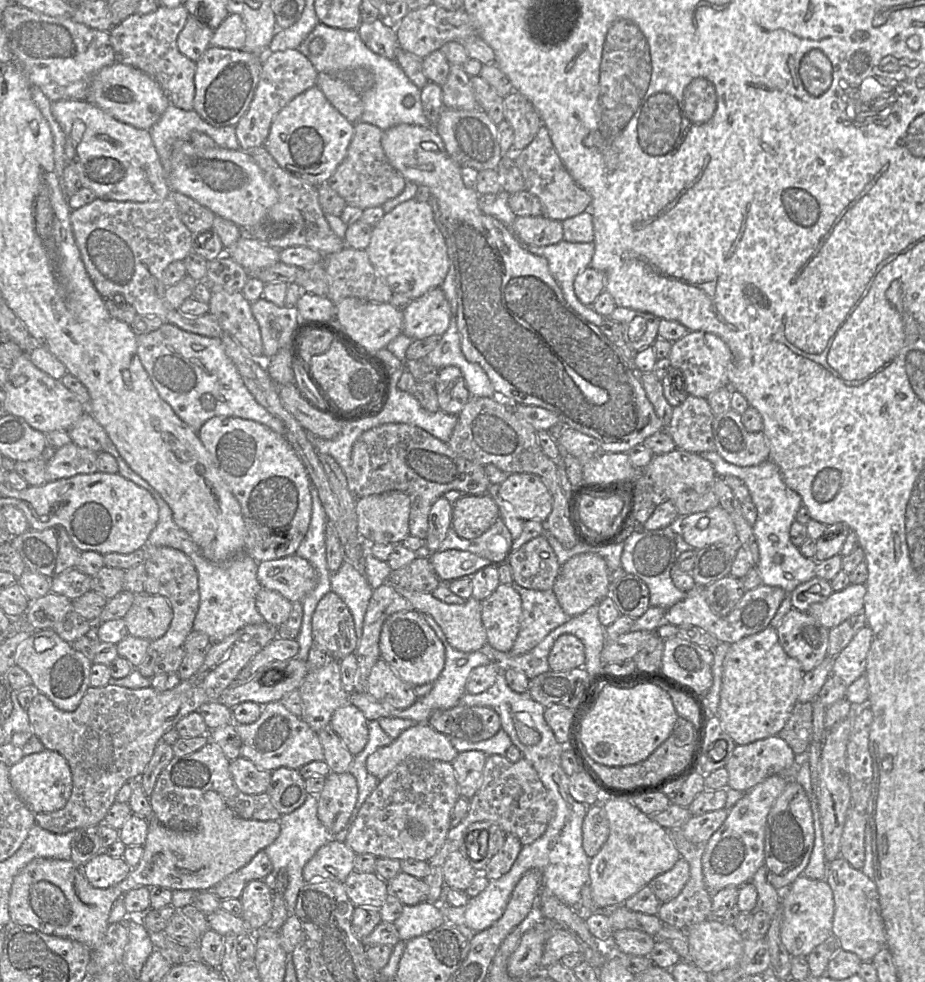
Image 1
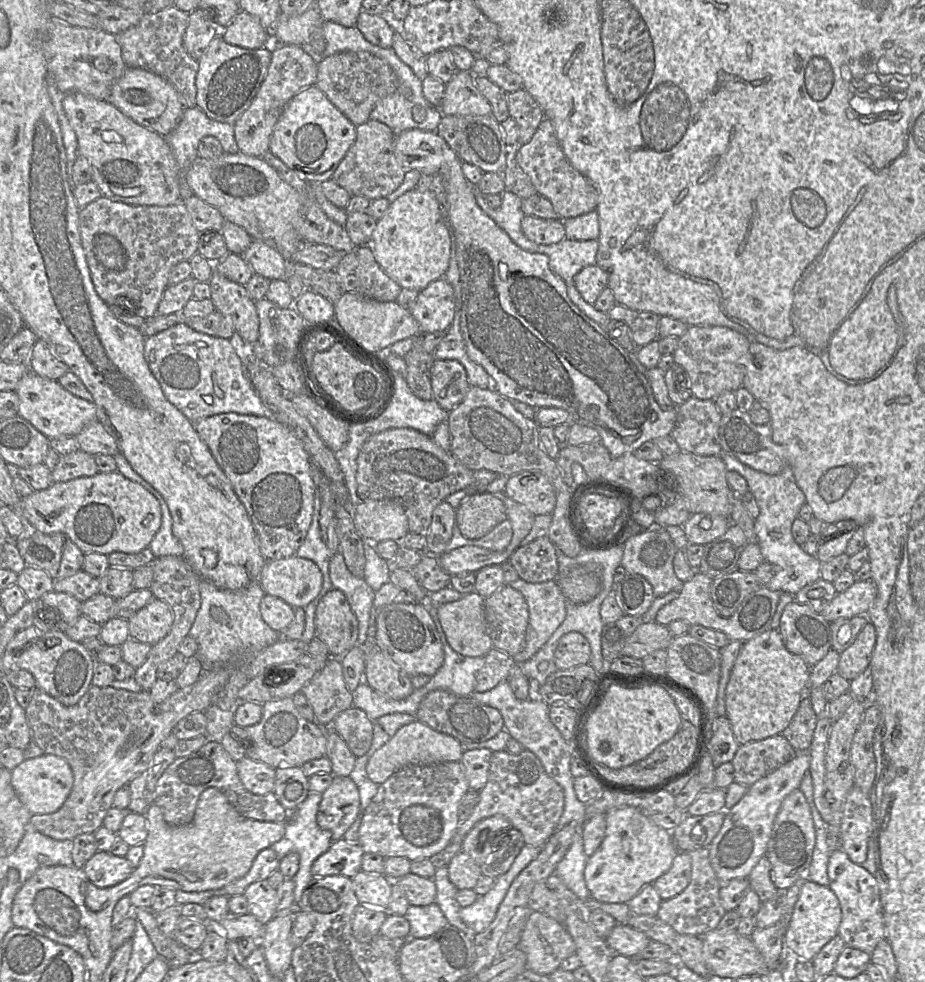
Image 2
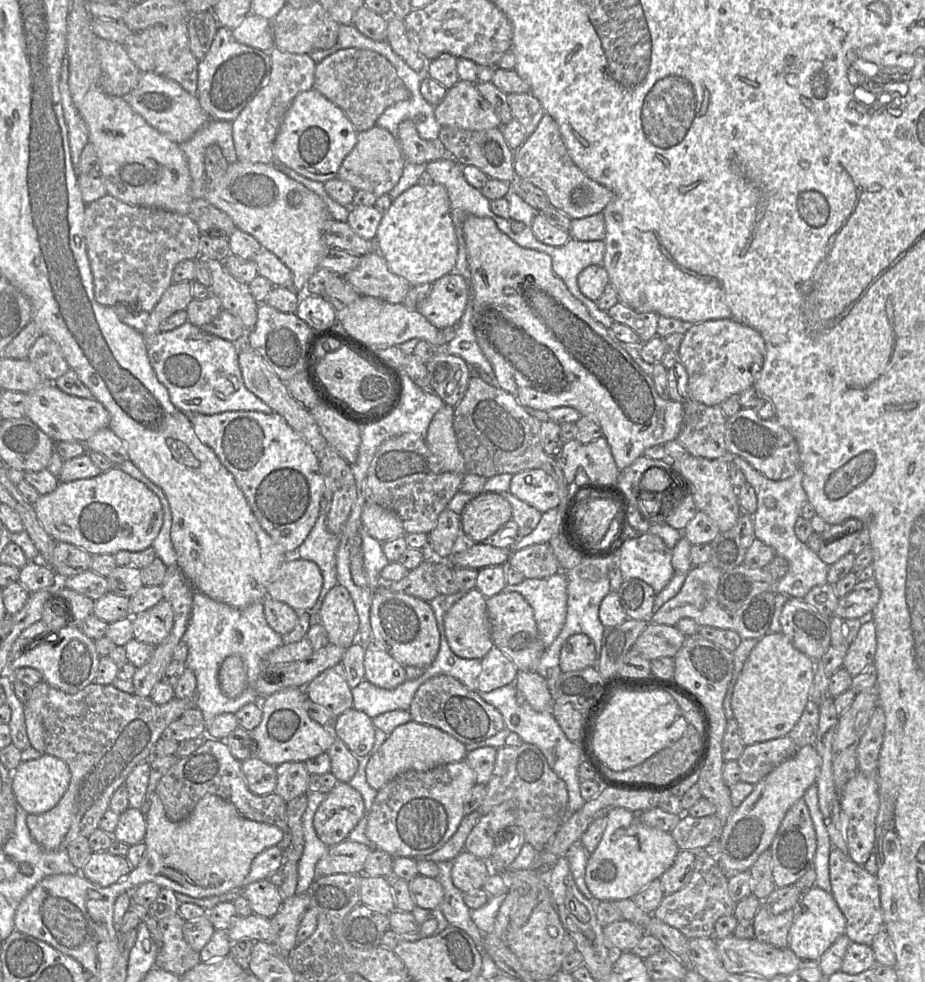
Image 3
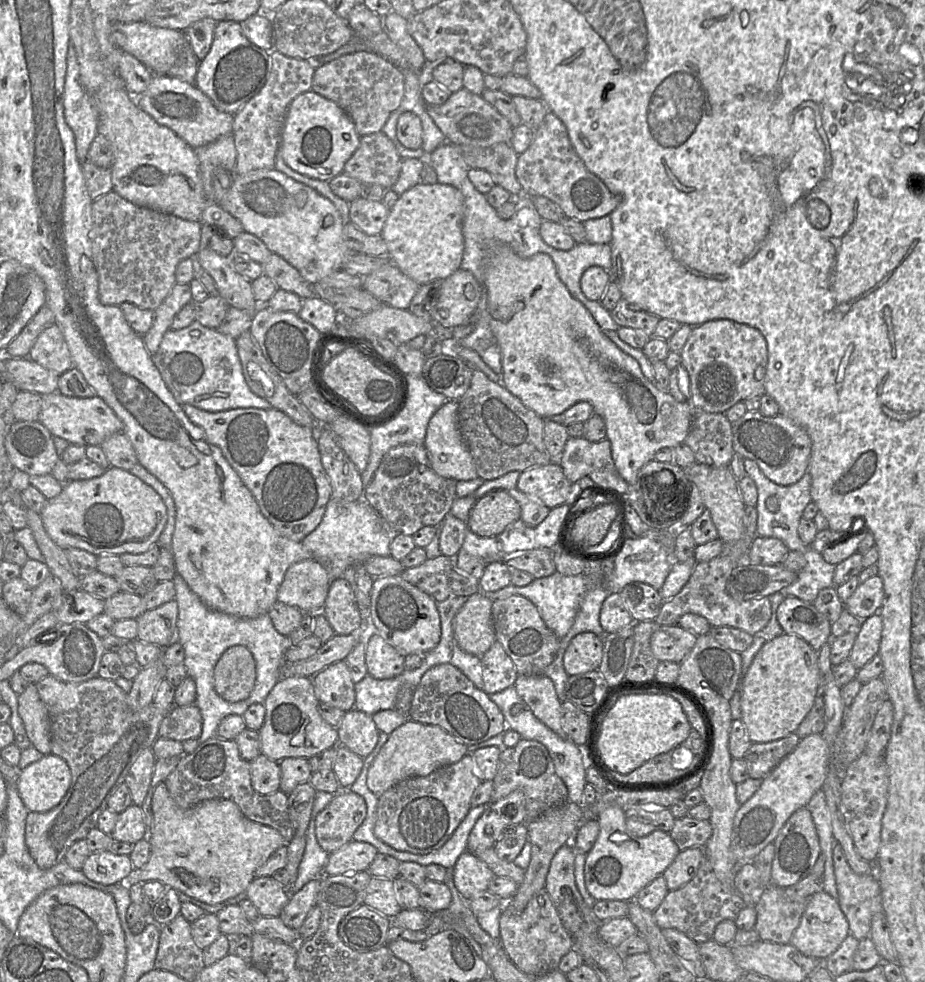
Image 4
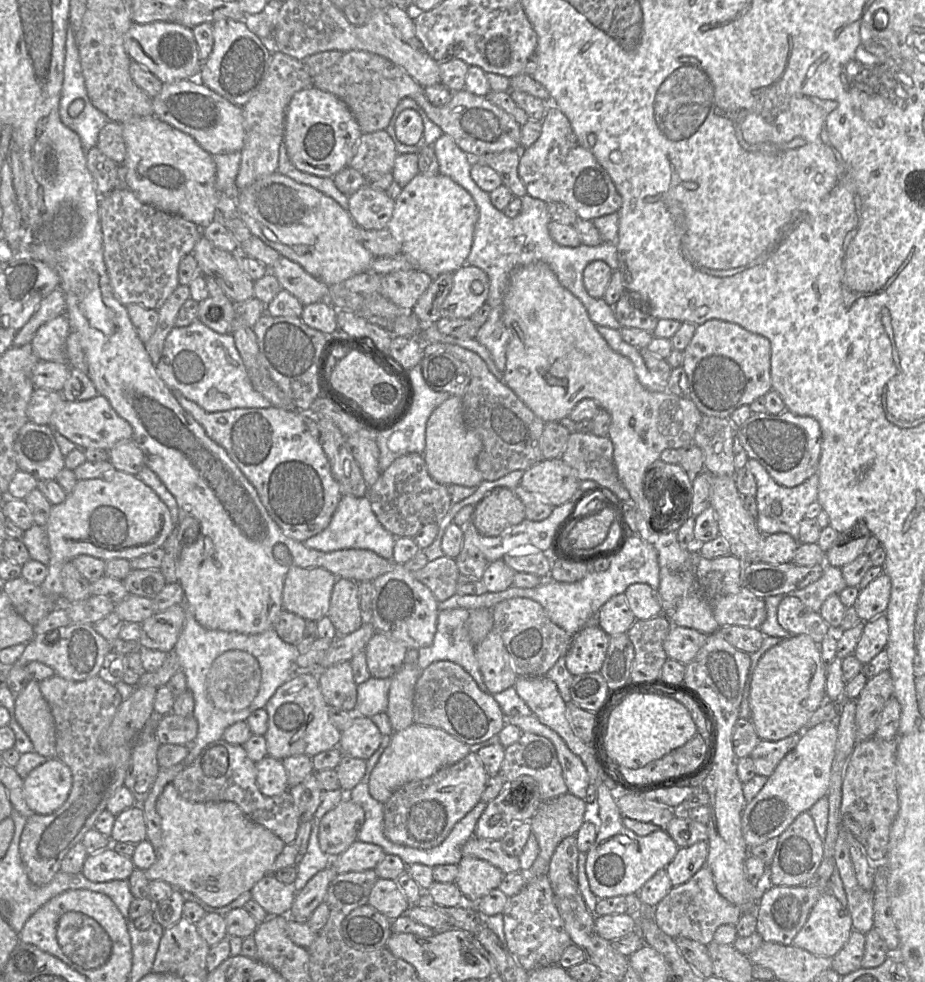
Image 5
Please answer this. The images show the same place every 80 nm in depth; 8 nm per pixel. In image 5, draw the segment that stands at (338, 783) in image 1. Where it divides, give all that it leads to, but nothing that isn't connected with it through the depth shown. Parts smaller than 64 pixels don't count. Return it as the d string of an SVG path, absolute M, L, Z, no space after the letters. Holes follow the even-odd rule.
M344 798L319 822L318 839L321 850L331 858L348 849L356 840L364 823L363 808Z

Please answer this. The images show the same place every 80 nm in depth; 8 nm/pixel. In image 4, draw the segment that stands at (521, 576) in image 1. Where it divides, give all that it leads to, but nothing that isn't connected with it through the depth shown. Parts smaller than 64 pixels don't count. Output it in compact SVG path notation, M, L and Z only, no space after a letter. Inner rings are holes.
M535 548L517 553L508 557L505 563L510 569L531 574L534 579L547 577L556 572L552 549L547 548Z

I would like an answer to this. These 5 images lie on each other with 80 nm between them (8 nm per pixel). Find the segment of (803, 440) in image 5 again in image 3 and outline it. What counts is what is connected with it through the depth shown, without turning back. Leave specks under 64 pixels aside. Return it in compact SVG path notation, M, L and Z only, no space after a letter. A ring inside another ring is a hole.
M741 408L726 420L725 443L727 456L740 456L754 469L772 480L785 480L800 468L800 456L793 435L776 419L763 420L753 408Z

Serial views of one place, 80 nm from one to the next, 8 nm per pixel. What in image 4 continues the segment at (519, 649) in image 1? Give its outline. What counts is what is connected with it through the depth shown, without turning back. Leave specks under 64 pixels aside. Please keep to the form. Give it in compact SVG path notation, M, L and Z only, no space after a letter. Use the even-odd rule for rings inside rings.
M558 572L550 576L535 578L526 586L508 585L494 592L483 592L491 600L503 599L511 595L520 595L529 599L537 608L546 626L562 639L574 623L581 600L588 590L588 577L583 574L566 576Z

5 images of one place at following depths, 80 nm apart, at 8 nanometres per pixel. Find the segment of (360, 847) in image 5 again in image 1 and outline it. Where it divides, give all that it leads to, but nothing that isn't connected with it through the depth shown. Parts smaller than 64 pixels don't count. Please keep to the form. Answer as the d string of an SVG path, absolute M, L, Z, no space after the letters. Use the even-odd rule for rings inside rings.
M331 839L305 865L303 879L305 883L325 879L344 882L354 870L355 856L345 842Z

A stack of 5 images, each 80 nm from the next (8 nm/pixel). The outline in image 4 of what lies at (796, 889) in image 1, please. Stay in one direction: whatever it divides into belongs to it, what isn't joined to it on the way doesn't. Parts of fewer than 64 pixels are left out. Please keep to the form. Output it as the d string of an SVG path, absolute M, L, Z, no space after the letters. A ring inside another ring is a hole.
M819 891L807 899L805 910L793 932L790 944L808 957L824 960L838 949L848 935L848 921L838 900L825 891Z

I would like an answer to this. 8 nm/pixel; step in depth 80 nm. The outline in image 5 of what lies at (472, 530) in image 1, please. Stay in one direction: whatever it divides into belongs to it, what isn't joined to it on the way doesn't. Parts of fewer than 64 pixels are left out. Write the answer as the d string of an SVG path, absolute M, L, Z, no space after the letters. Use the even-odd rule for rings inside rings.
M502 487L474 505L470 523L484 536L498 536L525 518L522 500L511 488Z

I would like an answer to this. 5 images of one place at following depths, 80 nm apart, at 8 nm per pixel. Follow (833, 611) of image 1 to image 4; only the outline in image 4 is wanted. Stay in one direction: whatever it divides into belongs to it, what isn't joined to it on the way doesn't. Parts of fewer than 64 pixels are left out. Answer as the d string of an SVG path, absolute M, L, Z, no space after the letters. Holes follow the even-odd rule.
M876 575L860 583L855 592L844 602L844 607L855 617L865 620L879 612L883 599L883 580Z

